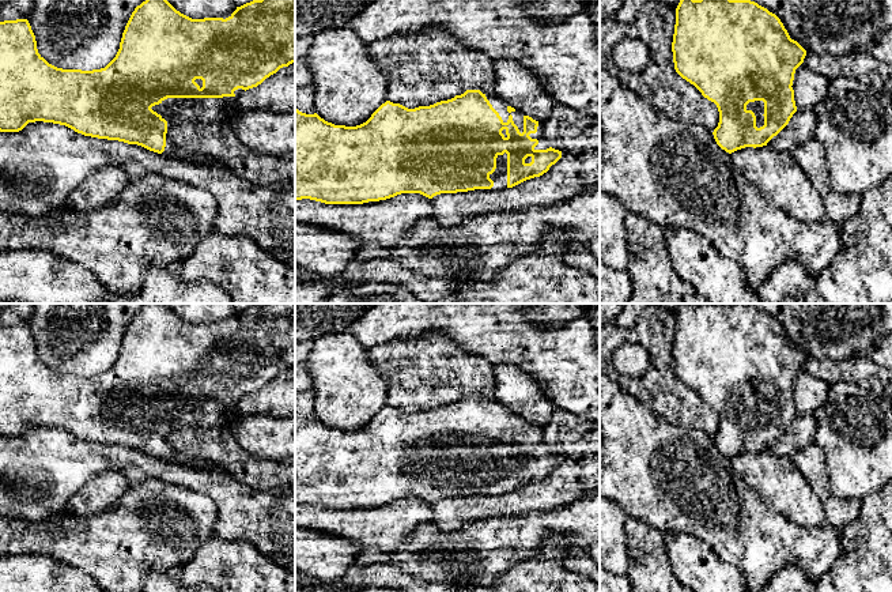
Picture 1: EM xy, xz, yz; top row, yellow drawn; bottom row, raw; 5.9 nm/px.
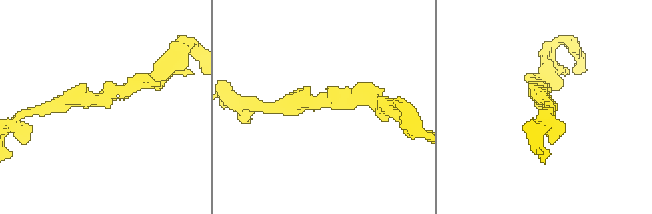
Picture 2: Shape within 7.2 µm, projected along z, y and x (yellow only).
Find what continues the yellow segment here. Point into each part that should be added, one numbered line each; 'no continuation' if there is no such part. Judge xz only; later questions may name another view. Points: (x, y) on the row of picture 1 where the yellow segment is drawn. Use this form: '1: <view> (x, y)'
1: xz (498, 104)

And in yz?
1: yz (758, 106)

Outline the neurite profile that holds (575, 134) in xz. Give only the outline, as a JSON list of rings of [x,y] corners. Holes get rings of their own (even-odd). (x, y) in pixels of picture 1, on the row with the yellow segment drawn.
[[[555,102],[549,118],[544,121],[544,135],[551,142],[551,147],[562,152],[562,158],[547,173],[500,191],[475,189],[436,195],[430,199],[432,205],[431,218],[443,226],[453,226],[491,210],[515,210],[526,205],[555,204],[578,195],[583,186],[600,185],[598,117]]]

